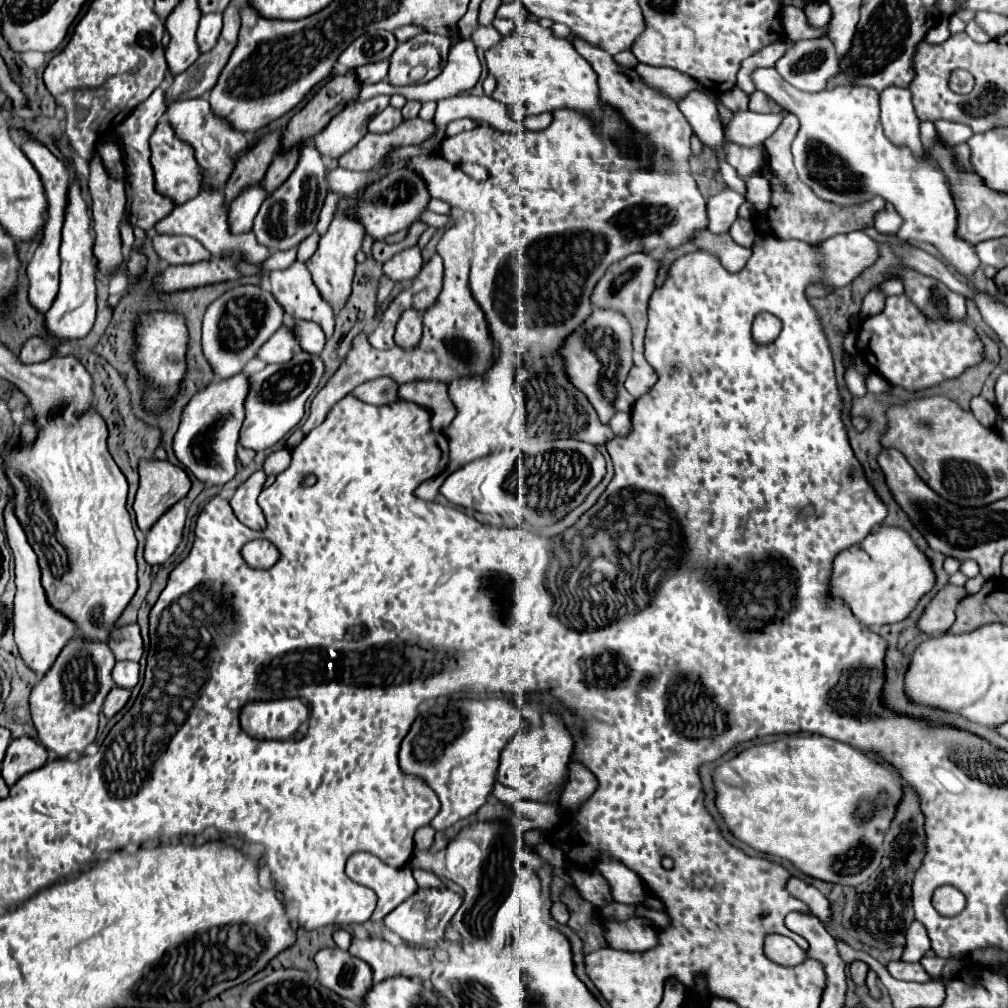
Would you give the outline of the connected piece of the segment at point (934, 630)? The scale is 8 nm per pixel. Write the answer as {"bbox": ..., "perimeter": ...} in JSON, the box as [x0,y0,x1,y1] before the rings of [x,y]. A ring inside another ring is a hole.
{"bbox":[918,584,966,634],"perimeter":[[[948,584],[928,604],[928,608],[922,614],[918,626],[924,632],[928,632],[928,634],[942,634],[942,632],[946,632],[956,620],[956,606],[958,606],[958,602],[962,598],[966,598],[966,590],[962,586]]]}

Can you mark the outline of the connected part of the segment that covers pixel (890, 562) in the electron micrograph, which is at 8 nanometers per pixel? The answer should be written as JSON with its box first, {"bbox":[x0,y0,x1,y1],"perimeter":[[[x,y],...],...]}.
{"bbox":[832,526,936,626],"perimeter":[[[880,526],[860,544],[840,552],[834,560],[832,594],[850,604],[852,612],[866,626],[896,624],[910,616],[920,598],[934,588],[936,574],[930,558],[916,546],[912,536],[894,526]]]}

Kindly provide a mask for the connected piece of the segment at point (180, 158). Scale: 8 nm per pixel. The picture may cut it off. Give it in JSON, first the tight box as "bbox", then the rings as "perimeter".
{"bbox":[150,120,202,206],"perimeter":[[[162,120],[152,138],[150,138],[150,144],[152,144],[152,168],[154,168],[154,188],[158,194],[162,194],[164,198],[170,198],[174,202],[174,206],[180,206],[192,198],[198,196],[200,192],[200,176],[202,172],[198,170],[198,162],[194,160],[194,152],[188,144],[180,142],[176,136],[174,136],[174,130],[170,128],[170,124],[166,120]]]}

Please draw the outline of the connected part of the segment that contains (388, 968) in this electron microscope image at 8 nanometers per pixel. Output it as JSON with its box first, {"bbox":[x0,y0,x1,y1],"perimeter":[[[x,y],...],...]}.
{"bbox":[350,938,448,988],"perimeter":[[[366,938],[366,940],[356,940],[352,942],[350,950],[352,956],[364,960],[366,964],[370,964],[372,972],[374,972],[374,982],[384,982],[388,978],[394,976],[406,976],[406,978],[418,978],[418,980],[432,980],[434,988],[436,988],[436,972],[448,972],[444,962],[432,962],[432,954],[430,950],[412,950],[406,944],[402,946],[392,946],[386,940],[378,940],[378,938]]]}

